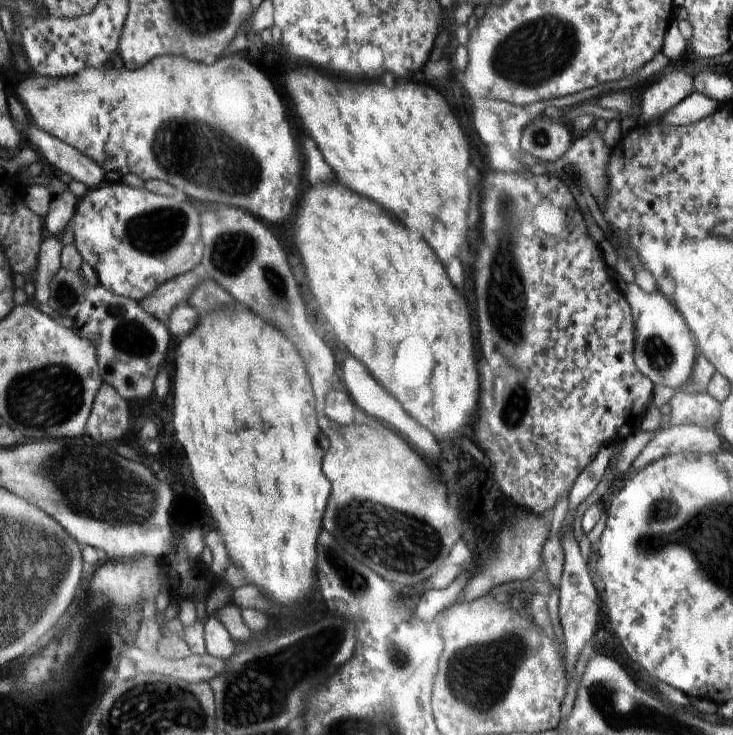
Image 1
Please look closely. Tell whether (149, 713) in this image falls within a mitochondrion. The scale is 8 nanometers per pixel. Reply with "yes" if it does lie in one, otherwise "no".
yes

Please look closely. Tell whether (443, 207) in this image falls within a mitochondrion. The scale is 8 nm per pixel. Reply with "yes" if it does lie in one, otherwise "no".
no

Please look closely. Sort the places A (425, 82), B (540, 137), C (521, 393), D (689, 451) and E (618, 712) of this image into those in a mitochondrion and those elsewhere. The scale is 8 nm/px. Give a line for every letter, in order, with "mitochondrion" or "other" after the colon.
A: other
B: mitochondrion
C: mitochondrion
D: other
E: mitochondrion

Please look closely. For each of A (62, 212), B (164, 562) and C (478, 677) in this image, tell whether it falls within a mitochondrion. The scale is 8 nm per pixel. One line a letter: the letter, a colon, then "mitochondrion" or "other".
A: other
B: other
C: mitochondrion

